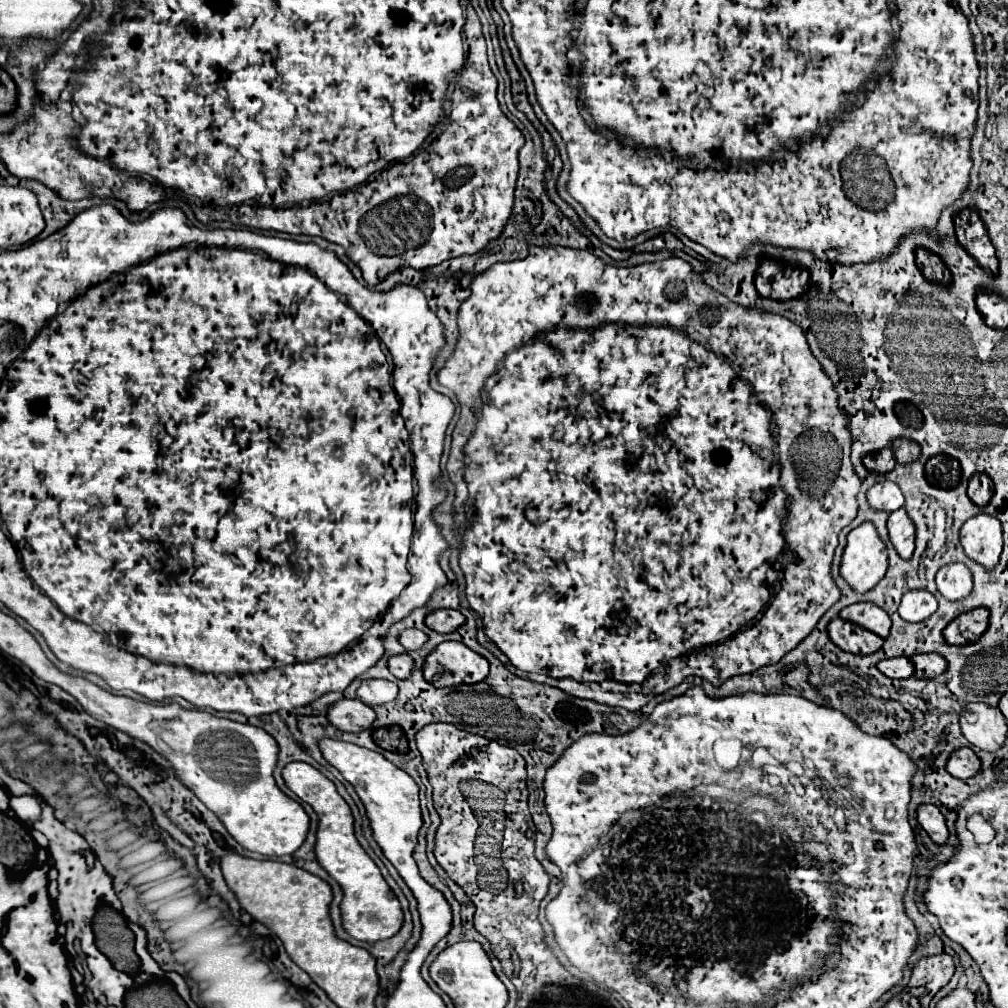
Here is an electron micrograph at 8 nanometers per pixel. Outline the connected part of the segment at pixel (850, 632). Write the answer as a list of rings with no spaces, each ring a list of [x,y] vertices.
[[[839,616],[833,618],[827,626],[829,638],[845,652],[851,654],[873,654],[883,646],[883,638],[861,628],[859,624],[845,622]]]

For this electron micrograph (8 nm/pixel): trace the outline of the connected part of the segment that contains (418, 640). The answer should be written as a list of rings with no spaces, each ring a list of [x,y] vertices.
[[[403,630],[401,634],[399,634],[399,642],[401,642],[401,646],[409,652],[409,650],[419,650],[425,642],[427,642],[427,636],[425,636],[425,632],[421,632],[421,630]]]

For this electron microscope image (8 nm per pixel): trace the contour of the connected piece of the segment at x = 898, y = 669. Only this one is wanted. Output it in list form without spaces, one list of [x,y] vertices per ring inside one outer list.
[[[887,658],[887,660],[881,660],[877,664],[877,668],[887,676],[887,678],[909,678],[913,676],[915,668],[913,668],[913,662],[909,658]]]

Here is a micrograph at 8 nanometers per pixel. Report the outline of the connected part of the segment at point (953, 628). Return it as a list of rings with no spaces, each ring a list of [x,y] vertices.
[[[977,608],[977,610],[969,610],[965,614],[959,614],[943,630],[943,636],[945,636],[947,644],[965,646],[965,644],[977,642],[981,638],[981,634],[987,630],[987,626],[989,626],[989,610]]]

